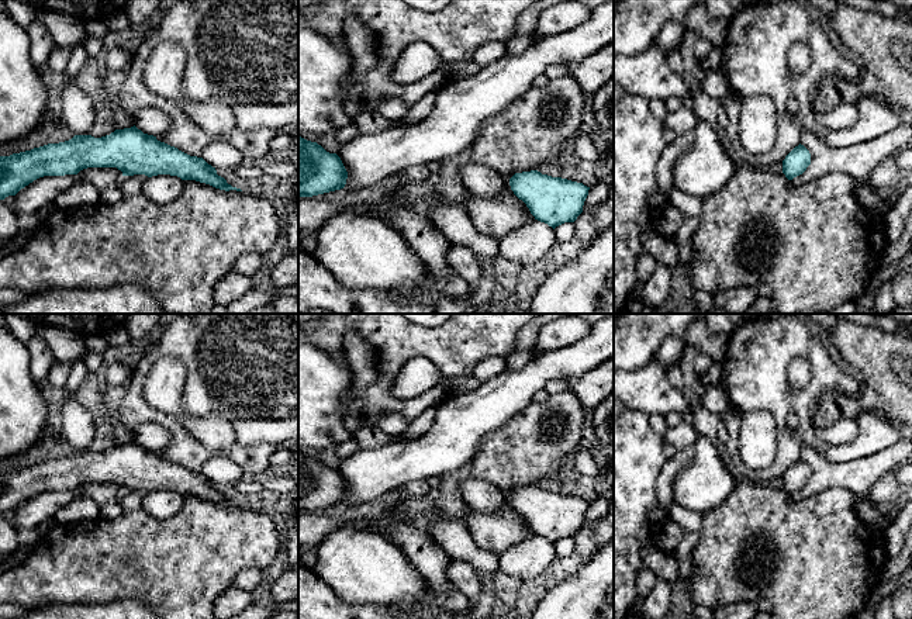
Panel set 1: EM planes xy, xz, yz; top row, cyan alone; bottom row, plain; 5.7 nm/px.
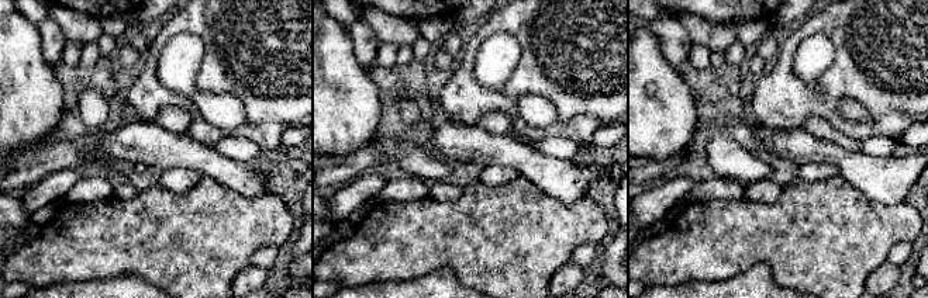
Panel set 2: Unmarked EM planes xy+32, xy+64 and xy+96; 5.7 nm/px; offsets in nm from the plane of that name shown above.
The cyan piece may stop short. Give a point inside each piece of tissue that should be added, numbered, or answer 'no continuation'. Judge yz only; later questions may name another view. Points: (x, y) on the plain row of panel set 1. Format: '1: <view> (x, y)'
no continuation

